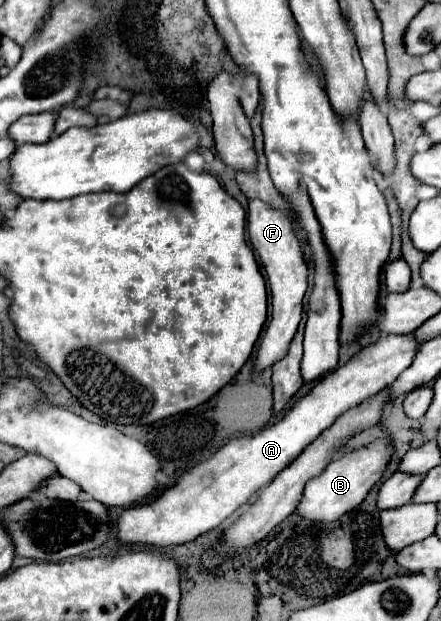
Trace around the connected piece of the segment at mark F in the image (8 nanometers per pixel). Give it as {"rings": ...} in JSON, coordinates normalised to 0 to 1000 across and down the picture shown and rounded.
{"rings":[[[569,320],[560,369],[565,369],[565,388],[605,436],[615,475],[619,475],[619,514],[605,523],[605,533],[587,556],[583,581],[578,581],[578,597],[596,597],[651,572],[655,552],[673,536],[683,501],[687,501],[687,478],[696,469],[696,424],[687,417],[683,388],[669,378],[664,349],[655,343],[637,343],[587,320]]]}

